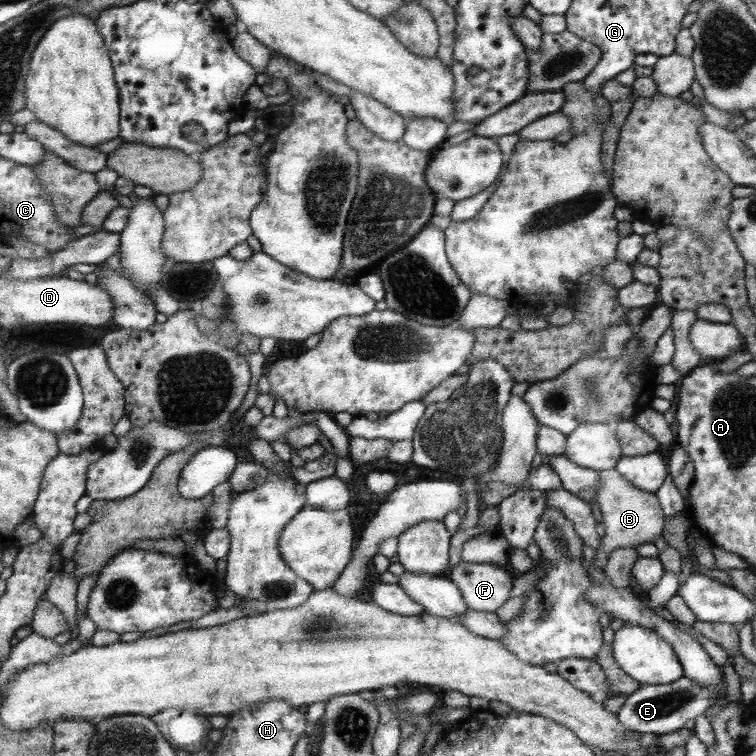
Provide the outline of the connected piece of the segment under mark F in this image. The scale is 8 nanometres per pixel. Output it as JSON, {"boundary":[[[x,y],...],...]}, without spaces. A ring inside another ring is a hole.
{"boundary":[[[459,562],[445,578],[457,586],[467,609],[481,613],[494,613],[507,602],[513,586],[511,576],[503,568],[489,564]]]}

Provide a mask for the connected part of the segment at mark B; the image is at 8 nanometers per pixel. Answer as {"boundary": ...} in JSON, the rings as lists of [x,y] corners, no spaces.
{"boundary":[[[614,468],[609,470],[599,470],[598,489],[595,495],[599,512],[601,512],[601,523],[604,526],[605,534],[599,550],[595,550],[595,562],[593,566],[603,571],[603,566],[607,562],[607,556],[617,549],[637,547],[638,545],[651,543],[651,540],[662,536],[665,526],[664,516],[659,501],[654,493],[645,492],[635,488],[627,482]]]}

